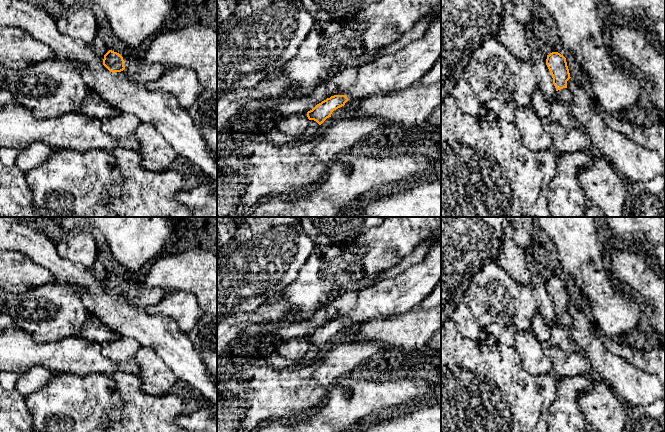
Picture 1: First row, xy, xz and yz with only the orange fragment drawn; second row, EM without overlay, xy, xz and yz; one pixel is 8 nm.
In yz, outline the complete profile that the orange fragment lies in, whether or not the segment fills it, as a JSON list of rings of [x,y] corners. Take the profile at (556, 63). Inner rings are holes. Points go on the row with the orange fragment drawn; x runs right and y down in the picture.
[[[552,52],[547,55],[546,65],[553,78],[553,84],[557,91],[557,100],[568,106],[572,101],[572,94],[567,88],[567,81],[571,77],[566,58],[558,52]]]

